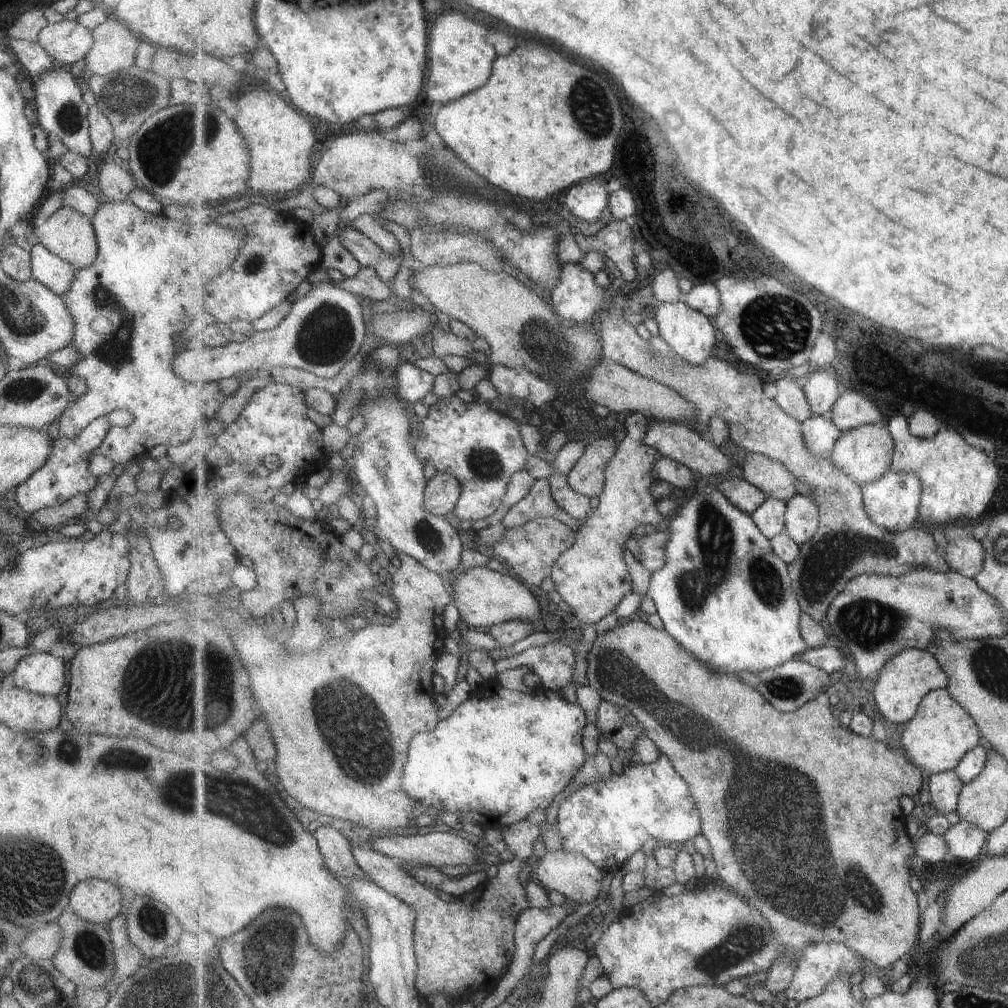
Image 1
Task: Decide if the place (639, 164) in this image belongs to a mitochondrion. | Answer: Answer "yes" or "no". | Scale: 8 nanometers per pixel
no

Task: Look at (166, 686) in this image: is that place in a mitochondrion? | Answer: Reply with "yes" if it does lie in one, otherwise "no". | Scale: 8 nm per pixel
yes

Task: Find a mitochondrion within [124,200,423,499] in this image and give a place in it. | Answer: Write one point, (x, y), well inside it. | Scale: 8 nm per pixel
(326, 336)

